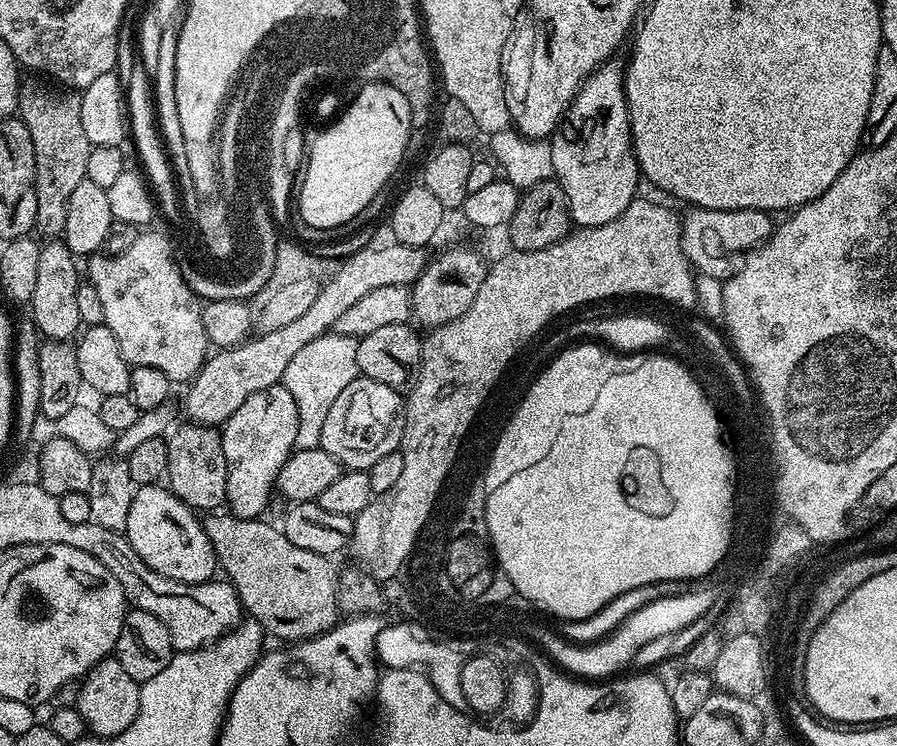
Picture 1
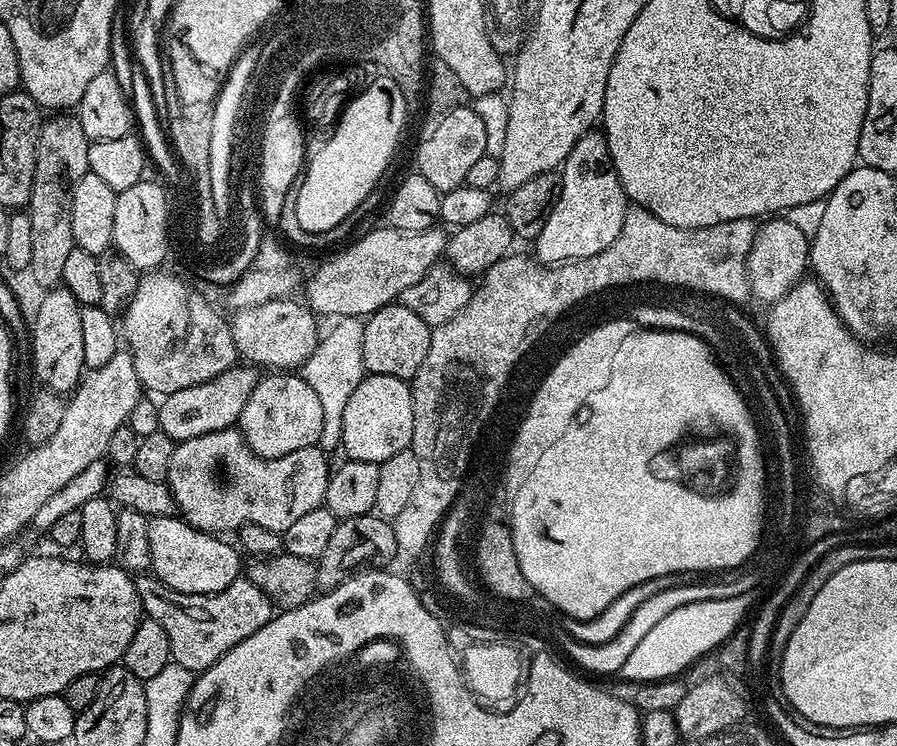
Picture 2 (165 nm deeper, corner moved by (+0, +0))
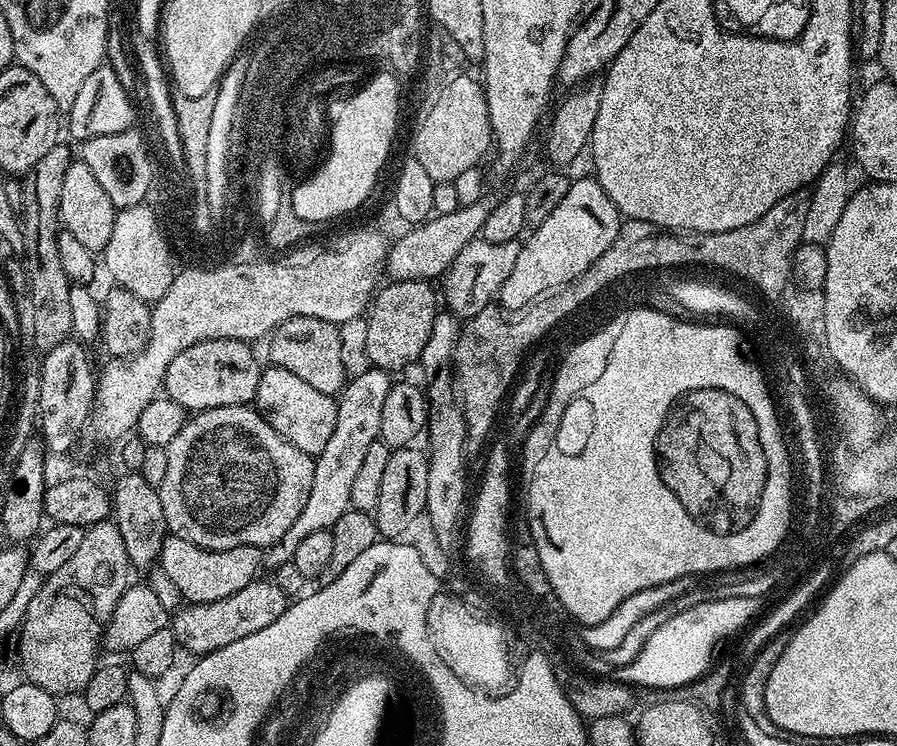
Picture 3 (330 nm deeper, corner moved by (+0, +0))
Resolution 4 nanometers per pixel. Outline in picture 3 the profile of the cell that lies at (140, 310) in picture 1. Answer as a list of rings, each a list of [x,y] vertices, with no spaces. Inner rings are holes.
[[[218,338],[217,340],[203,340],[194,346],[186,346],[170,366],[166,366],[166,374],[162,385],[163,395],[169,396],[178,406],[182,406],[189,413],[205,412],[218,406],[234,406],[235,404],[251,405],[256,398],[258,382],[262,364],[256,361],[256,356],[252,353],[253,345],[246,340],[227,340]]]

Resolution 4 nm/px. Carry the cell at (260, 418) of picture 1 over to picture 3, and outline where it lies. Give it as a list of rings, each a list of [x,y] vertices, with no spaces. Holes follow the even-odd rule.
[[[265,367],[260,373],[254,404],[275,432],[282,434],[282,438],[314,458],[326,447],[326,442],[334,431],[336,400],[314,390],[314,386],[302,382],[302,378],[298,378],[290,370]]]

